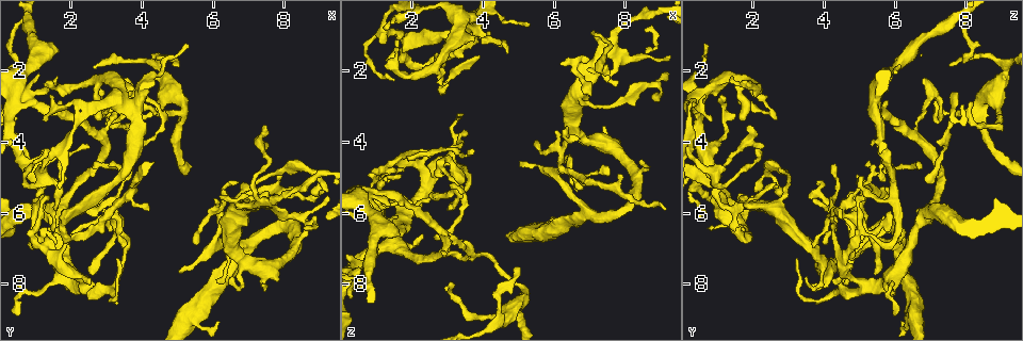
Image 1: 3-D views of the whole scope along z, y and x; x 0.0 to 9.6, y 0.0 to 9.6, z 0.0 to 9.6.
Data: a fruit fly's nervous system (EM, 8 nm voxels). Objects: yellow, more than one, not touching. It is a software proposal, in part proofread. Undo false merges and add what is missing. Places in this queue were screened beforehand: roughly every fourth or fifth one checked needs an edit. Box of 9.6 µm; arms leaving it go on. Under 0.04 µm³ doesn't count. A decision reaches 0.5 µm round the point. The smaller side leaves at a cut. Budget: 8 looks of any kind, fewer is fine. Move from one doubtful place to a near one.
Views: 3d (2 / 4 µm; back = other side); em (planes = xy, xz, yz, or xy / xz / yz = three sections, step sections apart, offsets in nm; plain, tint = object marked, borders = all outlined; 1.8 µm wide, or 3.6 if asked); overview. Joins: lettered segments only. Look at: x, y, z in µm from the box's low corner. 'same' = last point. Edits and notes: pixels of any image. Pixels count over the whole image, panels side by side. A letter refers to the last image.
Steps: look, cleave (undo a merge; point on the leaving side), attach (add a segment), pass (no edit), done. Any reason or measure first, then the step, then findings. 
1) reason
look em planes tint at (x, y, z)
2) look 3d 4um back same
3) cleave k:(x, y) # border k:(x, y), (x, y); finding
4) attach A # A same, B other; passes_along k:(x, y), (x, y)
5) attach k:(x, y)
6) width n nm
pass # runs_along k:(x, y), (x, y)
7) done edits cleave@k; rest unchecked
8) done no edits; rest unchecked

thin end
look em planes plain at (9.20, 5.40, 5.90)

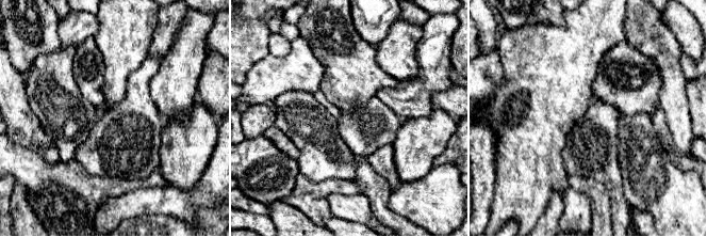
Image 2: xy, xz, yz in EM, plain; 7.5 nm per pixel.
what lies round it
look em planes borders same

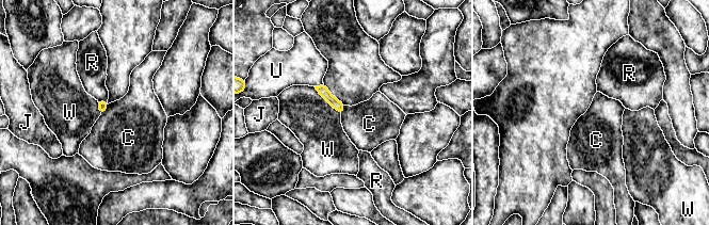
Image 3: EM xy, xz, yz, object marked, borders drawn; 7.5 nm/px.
pass # C other, J other, R other, U other, W other; border 3:(109, 103), (101, 114); none of them fits

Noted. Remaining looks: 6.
thin end
look em xz step 4 borders at (7.45, 4.10, 2.30)

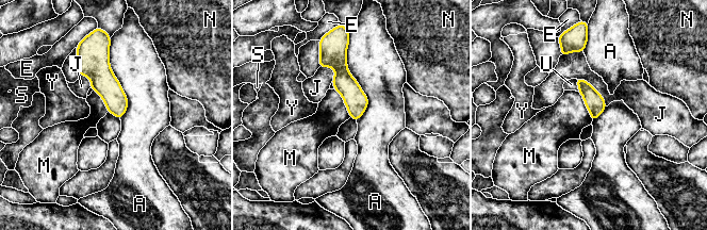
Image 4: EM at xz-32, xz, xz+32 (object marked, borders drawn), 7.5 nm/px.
width 150 nm
pass # A other, E other, J other, M other, N other, S other, U other, Y other; border 4:(578, 91), (592, 120); none of them fits

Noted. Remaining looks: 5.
sudden change in width
look em planes borders at (6.65, 5.85, 2.65)

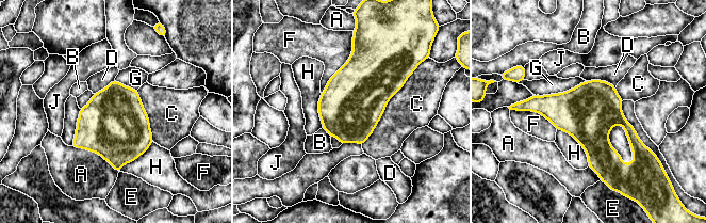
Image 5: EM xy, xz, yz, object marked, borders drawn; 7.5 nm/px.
pass # A other, B other, C other, D other, E other, F other, G other, H other, J other; border 5:(352, 37), (351, 54), (322, 93); all the same cell

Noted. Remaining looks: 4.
done no edits; rest unchecked

